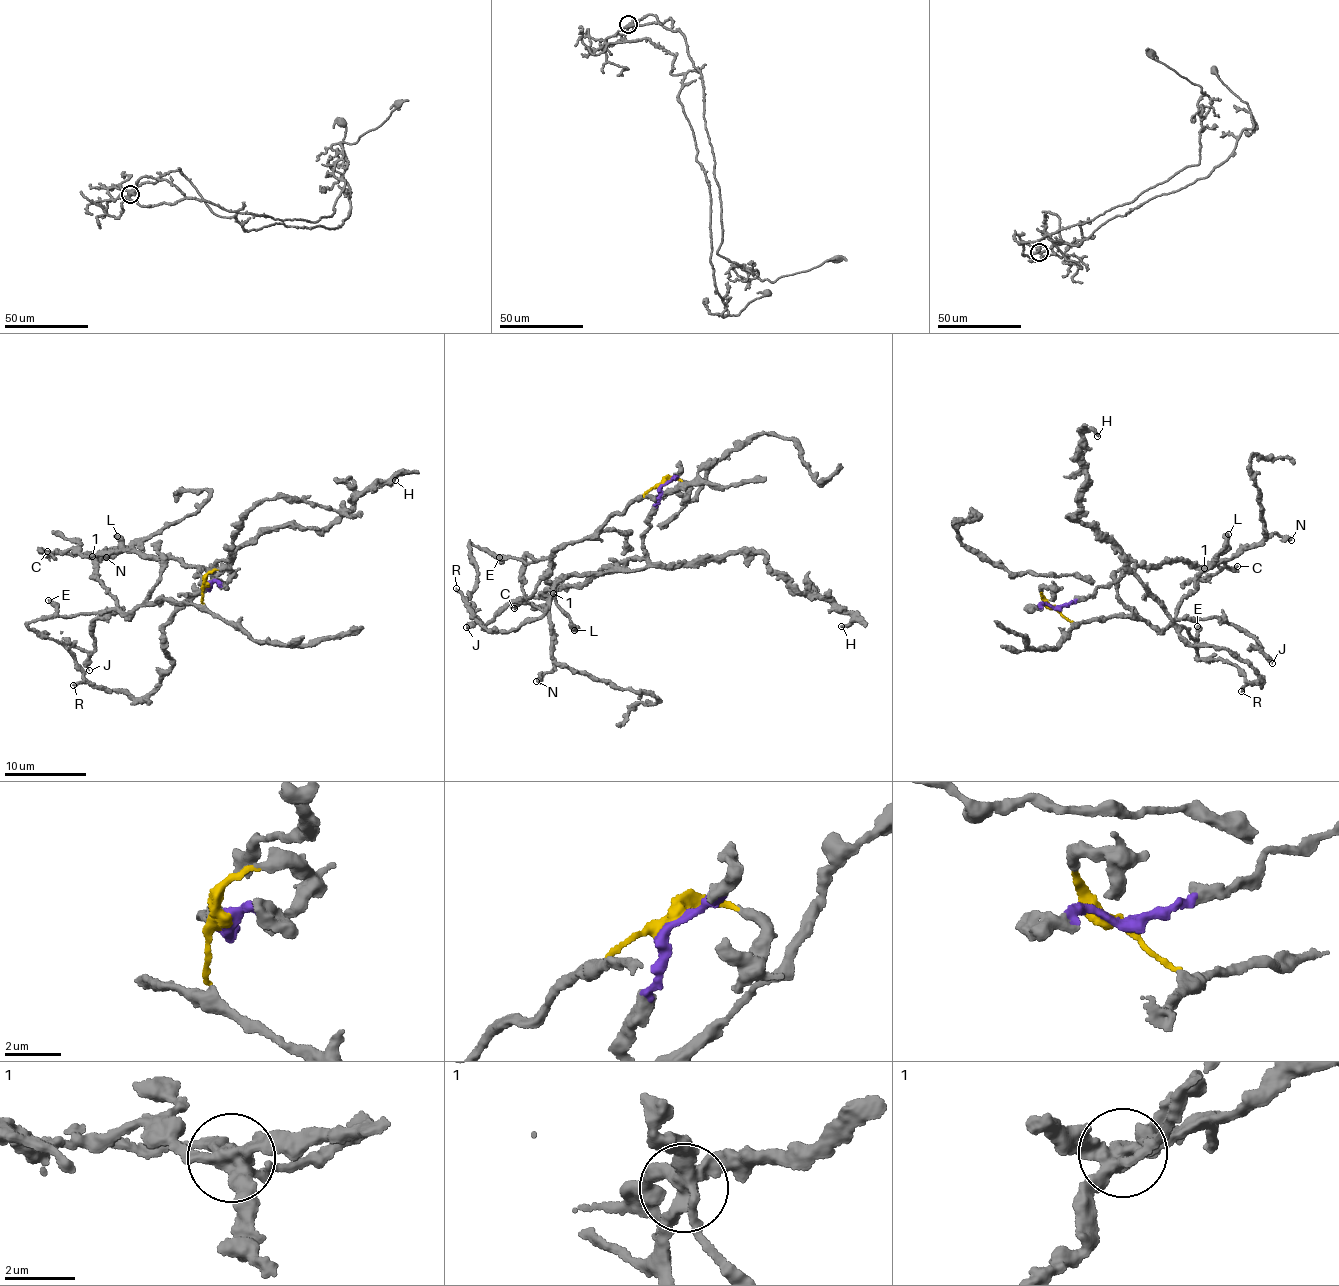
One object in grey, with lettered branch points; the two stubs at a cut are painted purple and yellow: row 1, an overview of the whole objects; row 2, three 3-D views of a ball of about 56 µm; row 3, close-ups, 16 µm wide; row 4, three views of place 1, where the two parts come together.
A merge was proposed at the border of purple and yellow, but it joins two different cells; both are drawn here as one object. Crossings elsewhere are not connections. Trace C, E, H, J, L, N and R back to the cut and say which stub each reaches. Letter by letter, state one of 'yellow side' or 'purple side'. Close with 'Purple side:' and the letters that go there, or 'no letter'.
C: purple side
E: yellow side
H: purple side
J: yellow side
L: yellow side
N: purple side
R: purple side
Purple side: C, H, N, R

